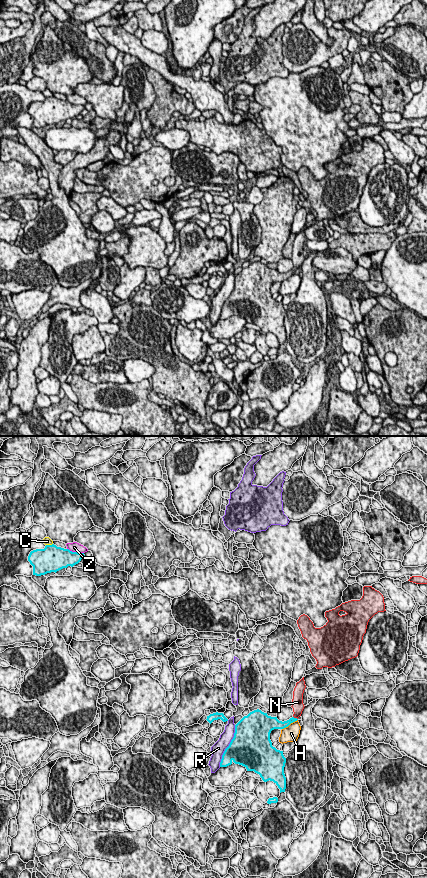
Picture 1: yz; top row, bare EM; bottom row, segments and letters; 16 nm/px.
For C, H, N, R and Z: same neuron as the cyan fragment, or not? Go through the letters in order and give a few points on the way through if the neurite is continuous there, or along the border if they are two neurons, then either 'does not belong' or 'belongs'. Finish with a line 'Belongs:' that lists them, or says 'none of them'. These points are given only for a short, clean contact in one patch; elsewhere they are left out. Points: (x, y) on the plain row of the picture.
C: does not belong
H: does not belong
N: across yz (282, 277), (295, 270), (297, 255) | belongs
R: does not belong
Z: does not belong
Belongs: N

